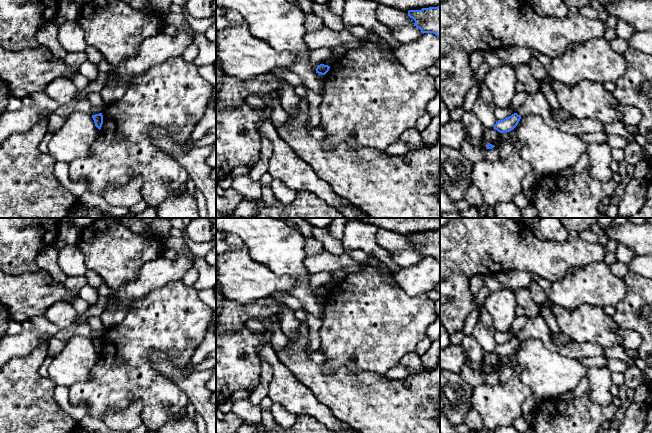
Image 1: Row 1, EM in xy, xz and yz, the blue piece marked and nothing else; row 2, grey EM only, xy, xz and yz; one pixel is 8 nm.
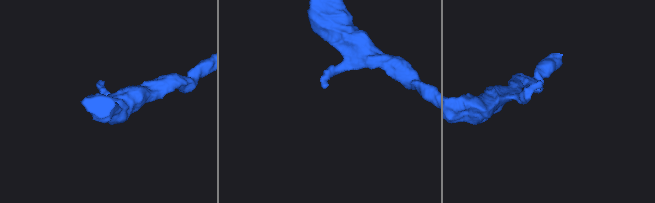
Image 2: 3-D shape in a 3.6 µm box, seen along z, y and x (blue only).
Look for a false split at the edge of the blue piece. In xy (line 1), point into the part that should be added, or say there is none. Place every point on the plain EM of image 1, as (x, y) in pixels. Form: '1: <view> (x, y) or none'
1: none

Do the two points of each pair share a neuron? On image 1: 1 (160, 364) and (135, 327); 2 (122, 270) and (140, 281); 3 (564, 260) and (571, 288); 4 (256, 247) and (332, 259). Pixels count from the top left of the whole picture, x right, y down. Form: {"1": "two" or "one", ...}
{"1": "two", "2": "two", "3": "two", "4": "two"}

